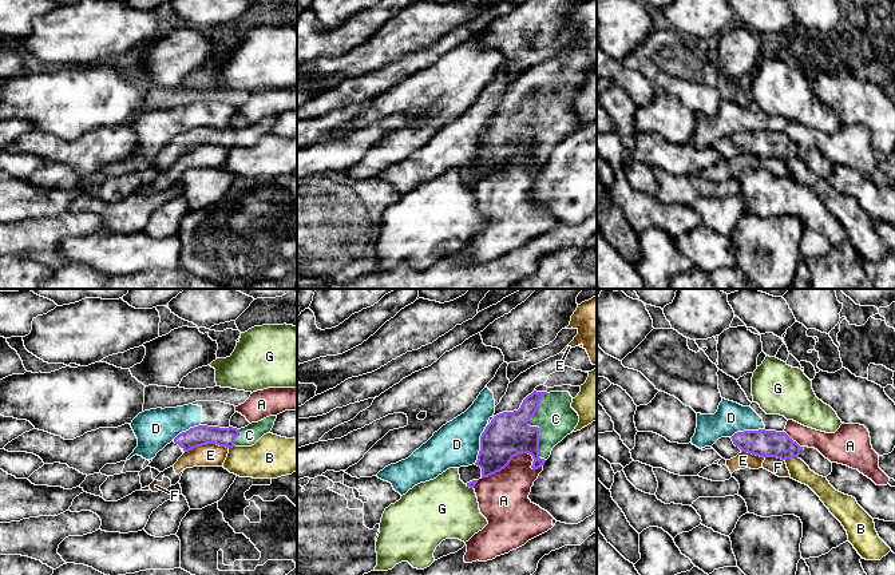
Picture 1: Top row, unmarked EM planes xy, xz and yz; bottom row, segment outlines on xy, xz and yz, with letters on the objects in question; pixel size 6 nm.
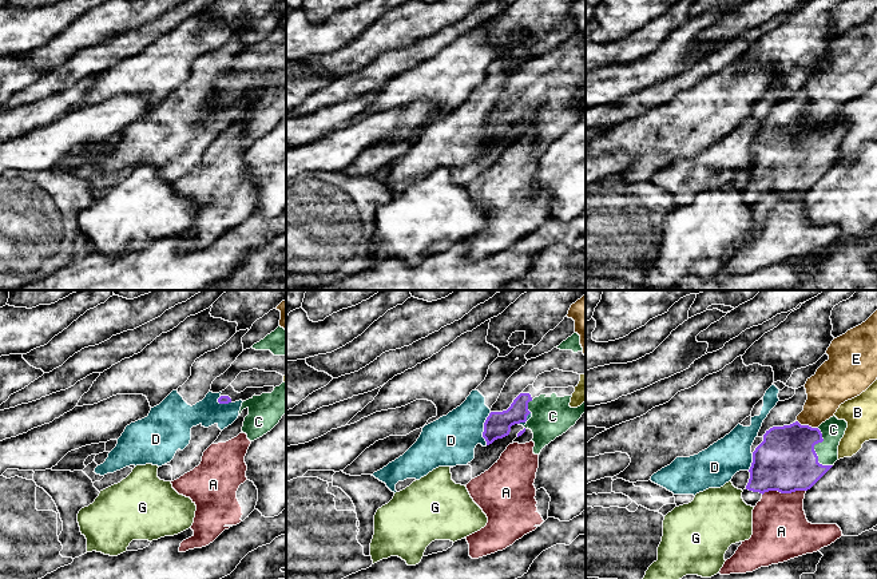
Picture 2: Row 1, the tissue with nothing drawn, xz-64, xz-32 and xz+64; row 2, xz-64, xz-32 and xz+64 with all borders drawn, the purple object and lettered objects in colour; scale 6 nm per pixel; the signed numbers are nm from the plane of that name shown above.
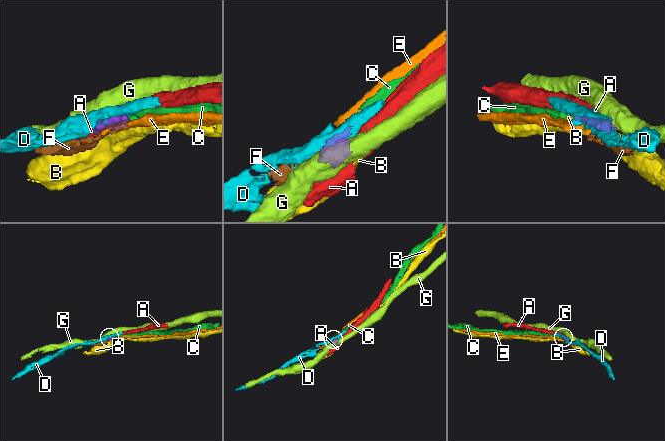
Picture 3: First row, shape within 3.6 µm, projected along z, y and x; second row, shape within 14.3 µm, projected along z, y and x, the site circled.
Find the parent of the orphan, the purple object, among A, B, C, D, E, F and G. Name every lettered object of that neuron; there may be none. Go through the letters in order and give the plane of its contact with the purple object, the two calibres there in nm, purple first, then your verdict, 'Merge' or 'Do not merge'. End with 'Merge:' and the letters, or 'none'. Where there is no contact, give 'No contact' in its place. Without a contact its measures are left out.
A: Touches purple in xz. Thickness 260 nm (purple) against 280 nm. Do not merge
B: Touches purple in yz. Thickness 160 nm (purple) against 120 nm. Do not merge
C: Touches purple in xz. Thickness 260 nm (purple) against 240 nm. Merge
D: Touches purple in xz. Thickness 260 nm (purple) against 280 nm. Do not merge
E: Touches purple in xy. Thickness 120 nm (purple) against 140 nm. Do not merge
F: Touches purple in yz. Thickness 160 nm (purple) against 100 nm. Do not merge
G: Touches purple in xz. Thickness 50 nm (purple) against 360 nm. Do not merge
Merge: C

